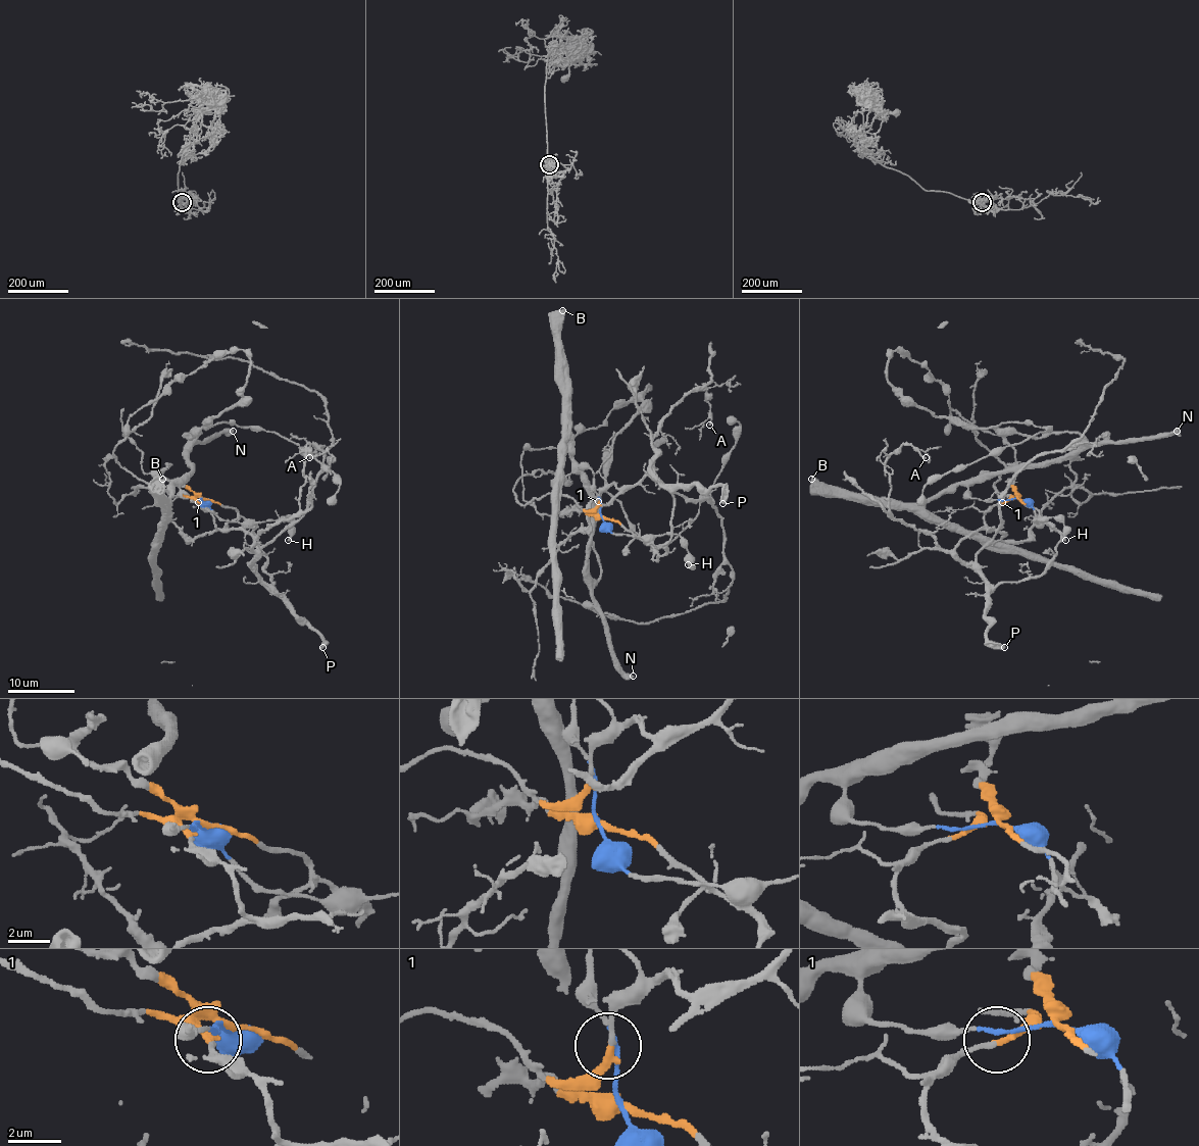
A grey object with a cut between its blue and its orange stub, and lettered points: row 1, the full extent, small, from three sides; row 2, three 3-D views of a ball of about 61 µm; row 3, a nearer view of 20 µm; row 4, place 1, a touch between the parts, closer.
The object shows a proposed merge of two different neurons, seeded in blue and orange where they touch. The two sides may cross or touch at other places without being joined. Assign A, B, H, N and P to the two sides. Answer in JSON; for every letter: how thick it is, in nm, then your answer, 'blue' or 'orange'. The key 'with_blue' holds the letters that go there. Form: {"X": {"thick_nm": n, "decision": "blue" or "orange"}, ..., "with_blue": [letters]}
{"A": {"thick_nm": 170, "decision": "orange"}, "B": {"thick_nm": 480, "decision": "blue"}, "H": {"thick_nm": 200, "decision": "blue"}, "N": {"thick_nm": 460, "decision": "blue"}, "P": {"thick_nm": 400, "decision": "orange"}, "with_blue": ["B", "H", "N"]}

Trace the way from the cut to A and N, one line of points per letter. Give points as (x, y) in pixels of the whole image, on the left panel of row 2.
A: (201, 499), (213, 524), (243, 529), (253, 551), (263, 531), (299, 510), (308, 444), (308, 457)
N: (201, 499), (193, 499), (180, 487), (192, 474), (188, 452), (211, 437), (234, 431)

